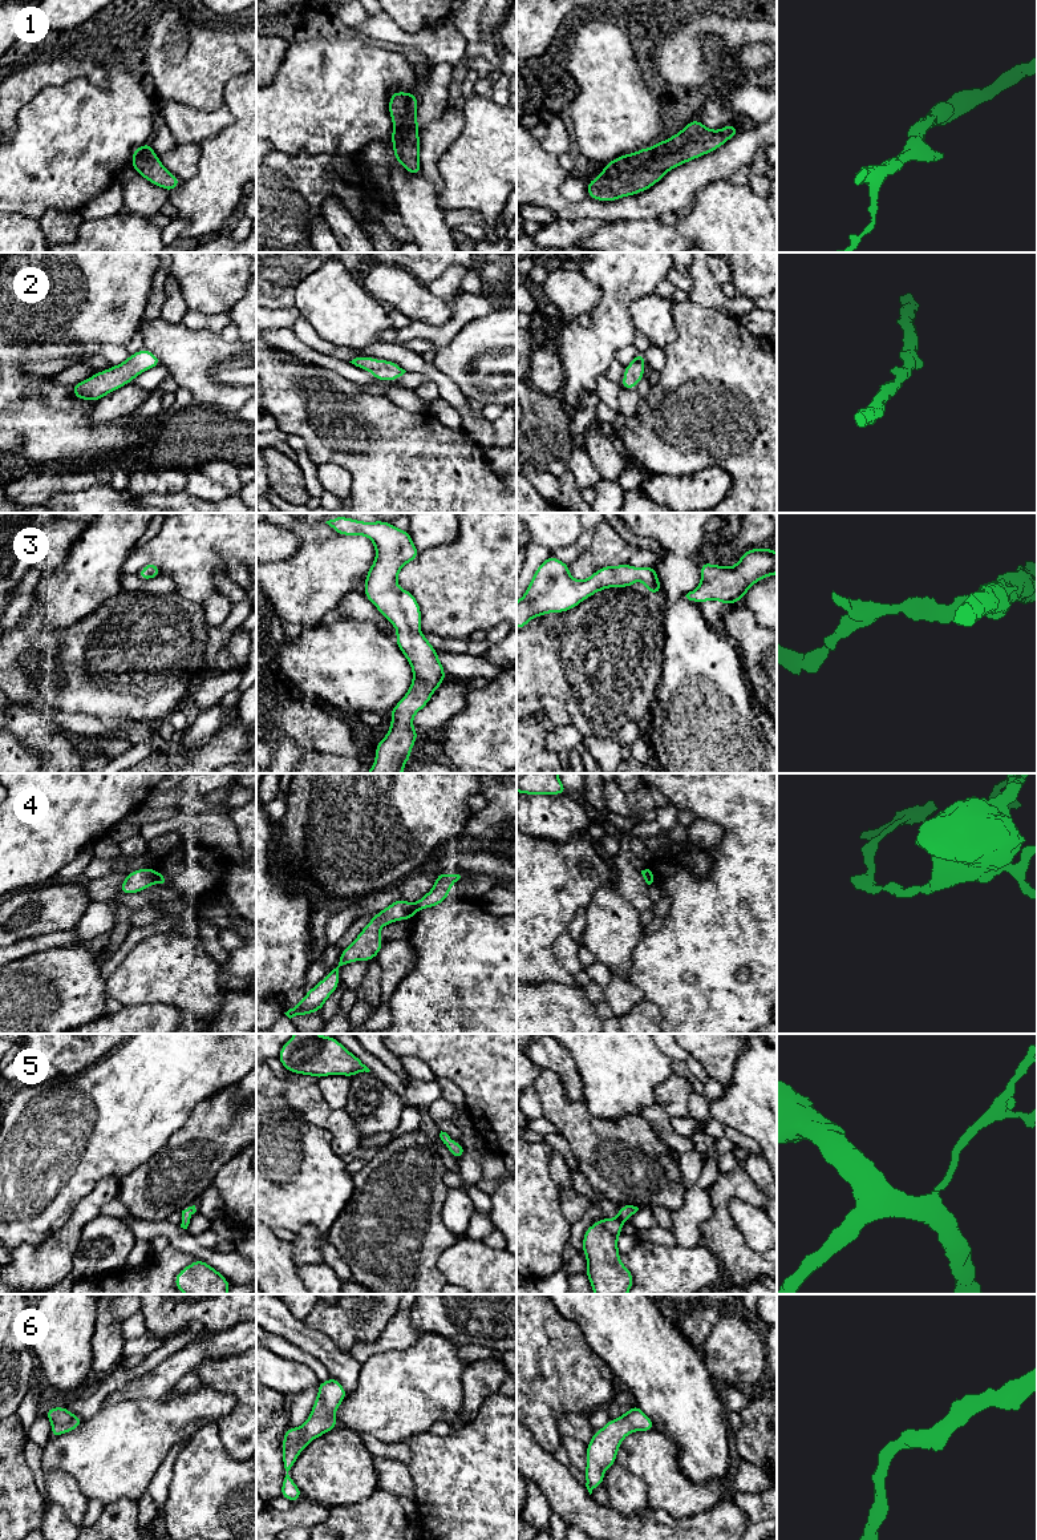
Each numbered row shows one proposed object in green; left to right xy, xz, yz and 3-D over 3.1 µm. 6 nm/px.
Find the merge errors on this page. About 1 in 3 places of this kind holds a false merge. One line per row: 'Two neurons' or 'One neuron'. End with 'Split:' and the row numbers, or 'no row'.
1: One neuron
2: One neuron
3: One neuron
4: Two neurons
5: One neuron
6: One neuron
Split: 4

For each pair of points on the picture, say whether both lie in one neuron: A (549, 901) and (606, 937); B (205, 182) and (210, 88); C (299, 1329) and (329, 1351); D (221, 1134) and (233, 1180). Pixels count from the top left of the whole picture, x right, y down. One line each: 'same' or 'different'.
A: different
B: different
C: same
D: different

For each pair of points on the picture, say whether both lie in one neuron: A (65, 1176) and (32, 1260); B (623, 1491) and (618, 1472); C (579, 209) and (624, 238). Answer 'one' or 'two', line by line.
A: two
B: one
C: two

